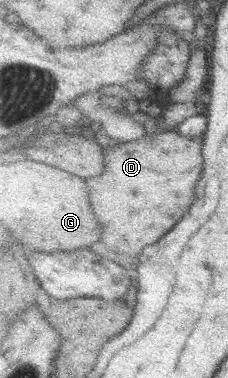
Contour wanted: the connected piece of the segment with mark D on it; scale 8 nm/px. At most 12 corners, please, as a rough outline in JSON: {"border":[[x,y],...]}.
{"border":[[166,130],[106,151],[88,179],[98,255],[134,269],[178,225],[206,135]]}

